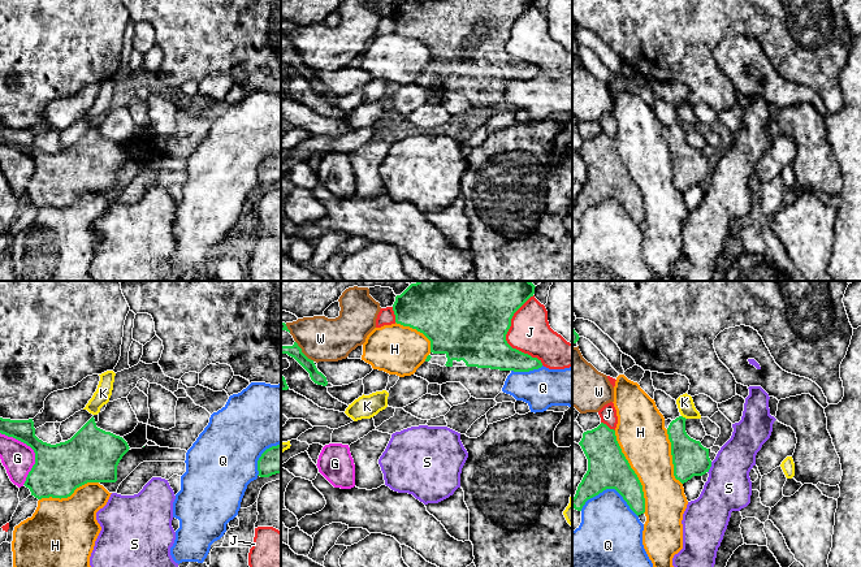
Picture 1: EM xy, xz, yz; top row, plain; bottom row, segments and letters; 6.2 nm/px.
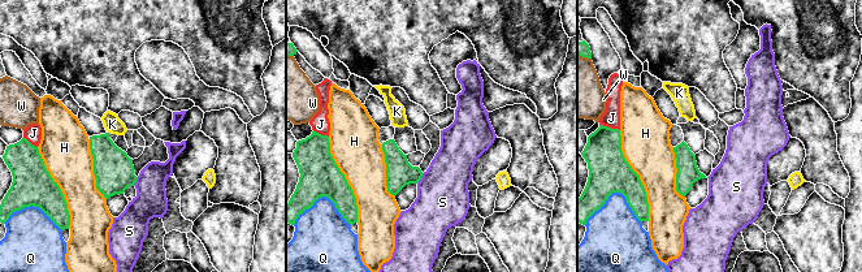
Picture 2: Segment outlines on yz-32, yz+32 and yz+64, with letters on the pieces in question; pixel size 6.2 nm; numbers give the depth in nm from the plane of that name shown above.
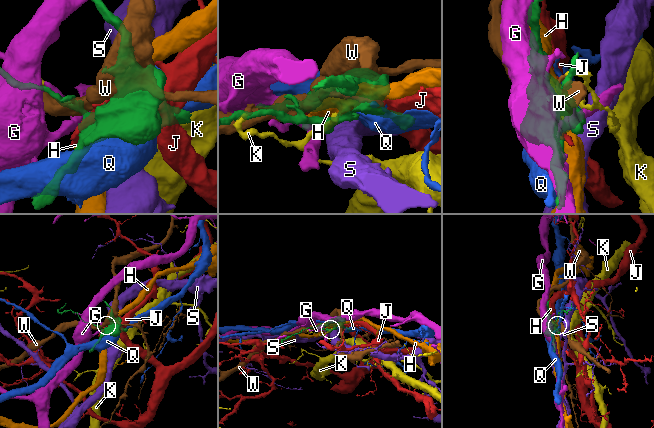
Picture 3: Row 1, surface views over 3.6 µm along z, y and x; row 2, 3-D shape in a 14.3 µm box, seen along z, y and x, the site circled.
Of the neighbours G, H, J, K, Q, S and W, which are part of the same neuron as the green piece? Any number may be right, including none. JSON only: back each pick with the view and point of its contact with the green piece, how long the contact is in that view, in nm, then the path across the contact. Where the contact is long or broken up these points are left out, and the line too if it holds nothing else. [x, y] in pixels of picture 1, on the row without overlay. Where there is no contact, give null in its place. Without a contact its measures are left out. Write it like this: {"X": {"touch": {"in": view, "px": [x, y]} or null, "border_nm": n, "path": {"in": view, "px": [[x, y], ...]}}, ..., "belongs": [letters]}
{"belongs": []}

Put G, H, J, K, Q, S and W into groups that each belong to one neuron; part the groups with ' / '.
G / H / J / K / Q / S / W

